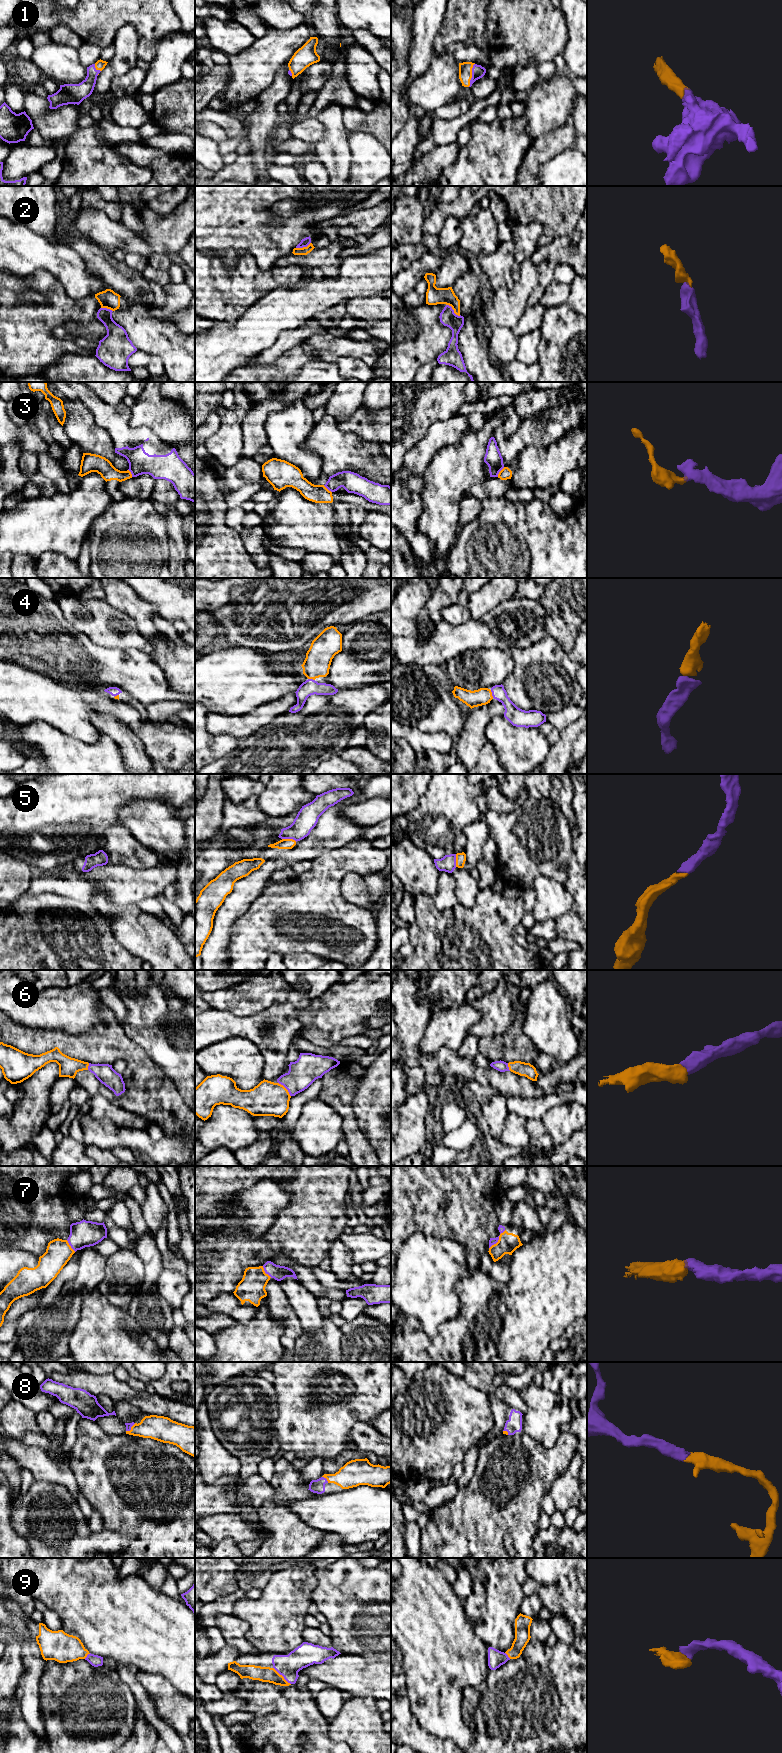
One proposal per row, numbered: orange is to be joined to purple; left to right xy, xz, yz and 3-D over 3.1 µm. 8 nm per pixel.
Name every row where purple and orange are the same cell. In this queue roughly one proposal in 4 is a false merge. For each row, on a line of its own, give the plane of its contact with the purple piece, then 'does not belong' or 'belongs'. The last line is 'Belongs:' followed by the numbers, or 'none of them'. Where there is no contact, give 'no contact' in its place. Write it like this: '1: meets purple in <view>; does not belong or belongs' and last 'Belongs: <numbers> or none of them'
1: meets purple in yz; belongs
2: meets purple in yz; belongs
3: meets purple in yz; does not belong
4: meets purple in yz; belongs
5: meets purple in xz; belongs
6: meets purple in xz; belongs
7: meets purple in yz; belongs
8: meets purple in xz; belongs
9: meets purple in xz; belongs
Belongs: 1, 2, 4, 5, 6, 7, 8, 9

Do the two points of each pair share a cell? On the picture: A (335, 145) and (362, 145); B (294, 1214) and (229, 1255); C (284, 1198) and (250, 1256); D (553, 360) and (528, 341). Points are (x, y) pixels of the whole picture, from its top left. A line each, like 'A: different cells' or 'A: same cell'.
A: different cells
B: same cell
C: different cells
D: different cells

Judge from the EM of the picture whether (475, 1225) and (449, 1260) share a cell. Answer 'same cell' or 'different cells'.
different cells

